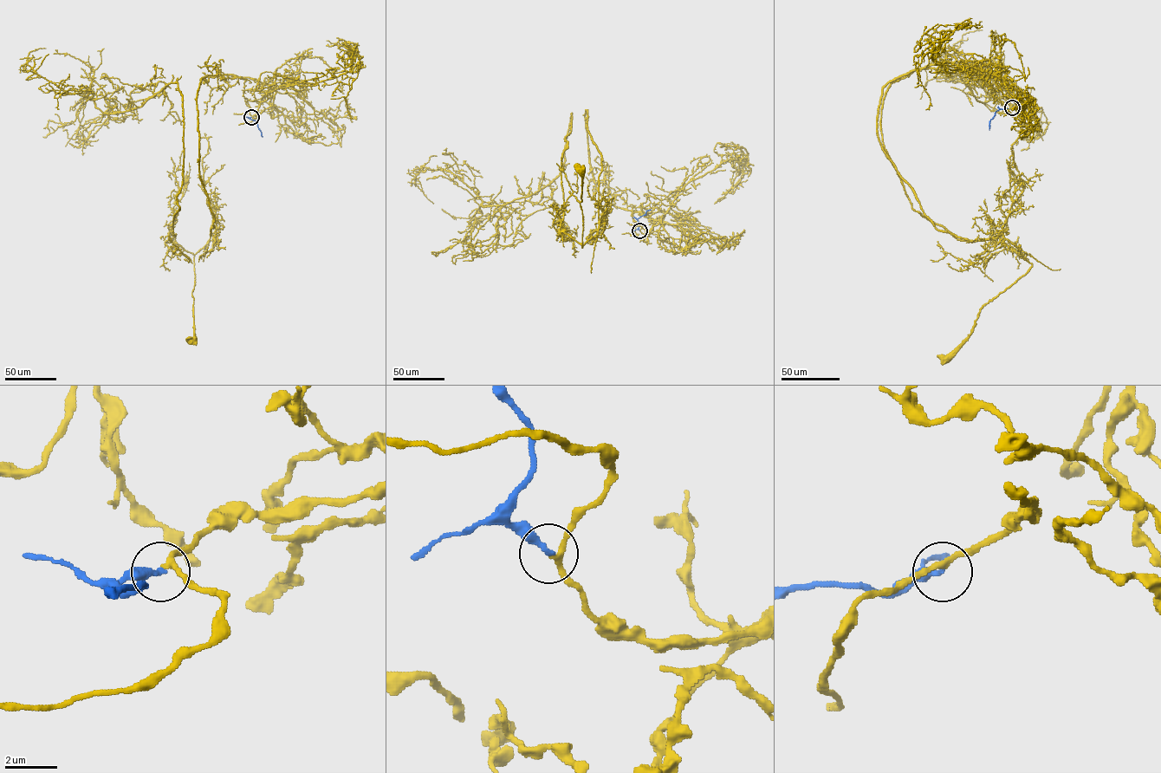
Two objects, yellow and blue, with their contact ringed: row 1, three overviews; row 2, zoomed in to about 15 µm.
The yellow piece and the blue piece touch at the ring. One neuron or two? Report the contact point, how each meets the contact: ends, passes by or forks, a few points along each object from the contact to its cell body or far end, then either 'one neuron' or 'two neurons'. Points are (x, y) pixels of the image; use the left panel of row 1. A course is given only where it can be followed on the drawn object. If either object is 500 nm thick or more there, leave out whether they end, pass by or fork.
(251, 117) | yellow passes by | blue ends | yellow via (251, 117), (273, 105), (275, 89), (233, 75), (201, 80), (199, 178), (214, 222), (194, 256), (193, 341) | blue via (251, 117), (249, 118), (257, 123), (262, 136) | one neuron

